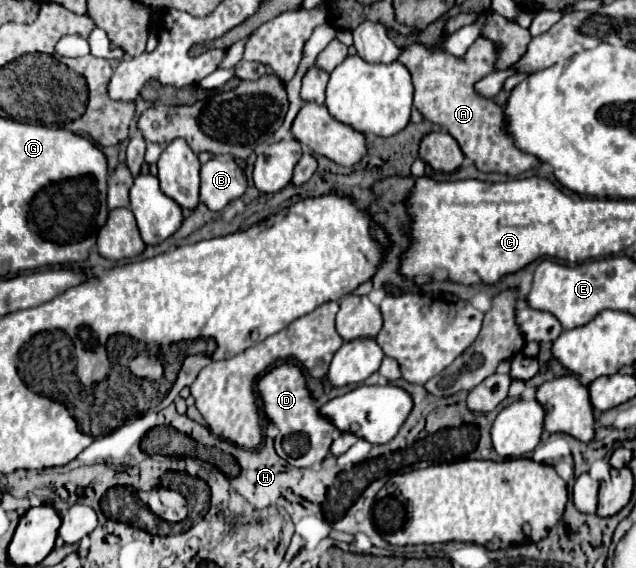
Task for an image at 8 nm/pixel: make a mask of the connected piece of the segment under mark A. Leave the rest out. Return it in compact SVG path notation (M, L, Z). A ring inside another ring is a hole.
M478 19L476 23L462 27L454 35L448 35L442 43L430 47L432 51L438 51L438 53L432 53L420 43L404 47L398 61L404 63L412 75L414 107L424 115L424 119L444 127L458 141L462 153L468 159L472 159L480 171L518 175L538 167L540 161L514 147L514 141L502 131L502 125L504 125L502 105L496 105L492 99L484 99L484 97L494 97L502 89L504 79L508 79L514 71L508 69L508 71L492 73L496 63L496 47L492 41L478 37L482 27L484 27L484 19ZM456 57L462 57L462 59L456 59ZM474 83L476 83L476 91L474 91Z

